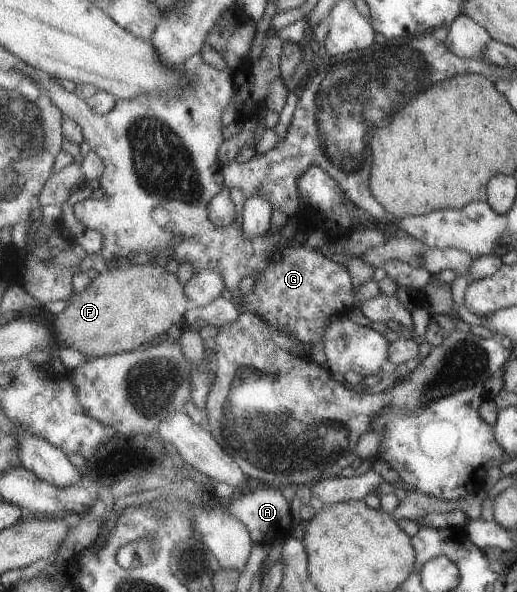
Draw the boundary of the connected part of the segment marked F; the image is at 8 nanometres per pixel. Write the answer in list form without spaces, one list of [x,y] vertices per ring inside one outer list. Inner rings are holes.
[[[122,262],[116,268],[100,273],[85,291],[74,292],[68,302],[67,309],[56,316],[54,323],[57,343],[83,351],[89,360],[141,347],[141,343],[166,334],[173,325],[181,324],[188,310],[186,289],[179,277],[169,273],[164,265],[150,265],[149,262],[144,265]]]

